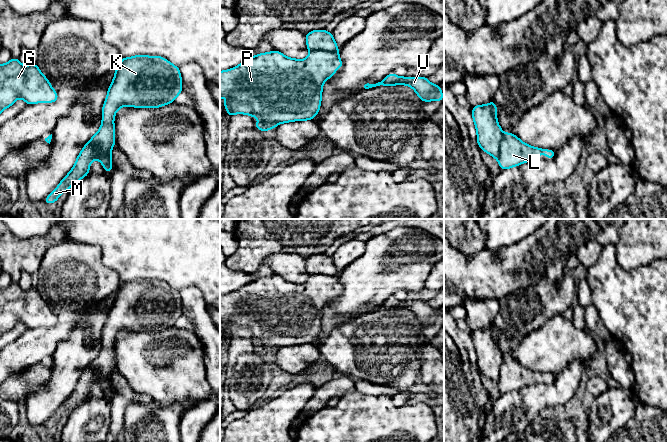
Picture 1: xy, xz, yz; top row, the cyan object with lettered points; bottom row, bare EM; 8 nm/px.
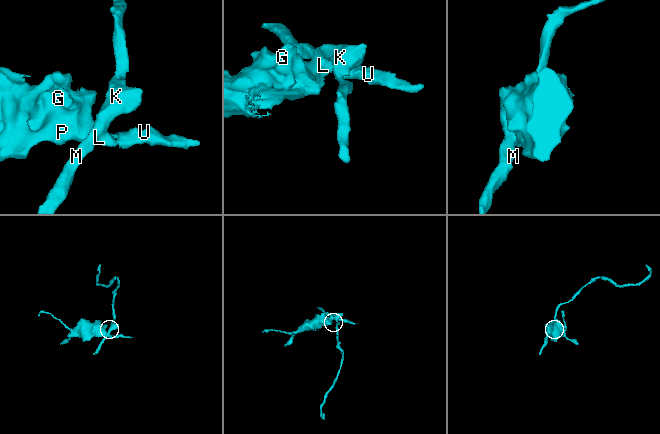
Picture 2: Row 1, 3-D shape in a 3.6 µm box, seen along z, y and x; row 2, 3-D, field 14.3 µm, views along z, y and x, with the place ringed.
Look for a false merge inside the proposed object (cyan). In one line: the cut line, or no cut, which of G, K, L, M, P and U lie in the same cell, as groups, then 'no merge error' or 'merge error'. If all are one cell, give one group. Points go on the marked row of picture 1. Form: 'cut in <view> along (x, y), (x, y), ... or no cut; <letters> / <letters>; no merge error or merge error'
cut in xz along (337, 49), (310, 51); G L P U / K M; merge error

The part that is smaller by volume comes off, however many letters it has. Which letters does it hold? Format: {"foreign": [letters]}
{"foreign": ["K", "M"]}

